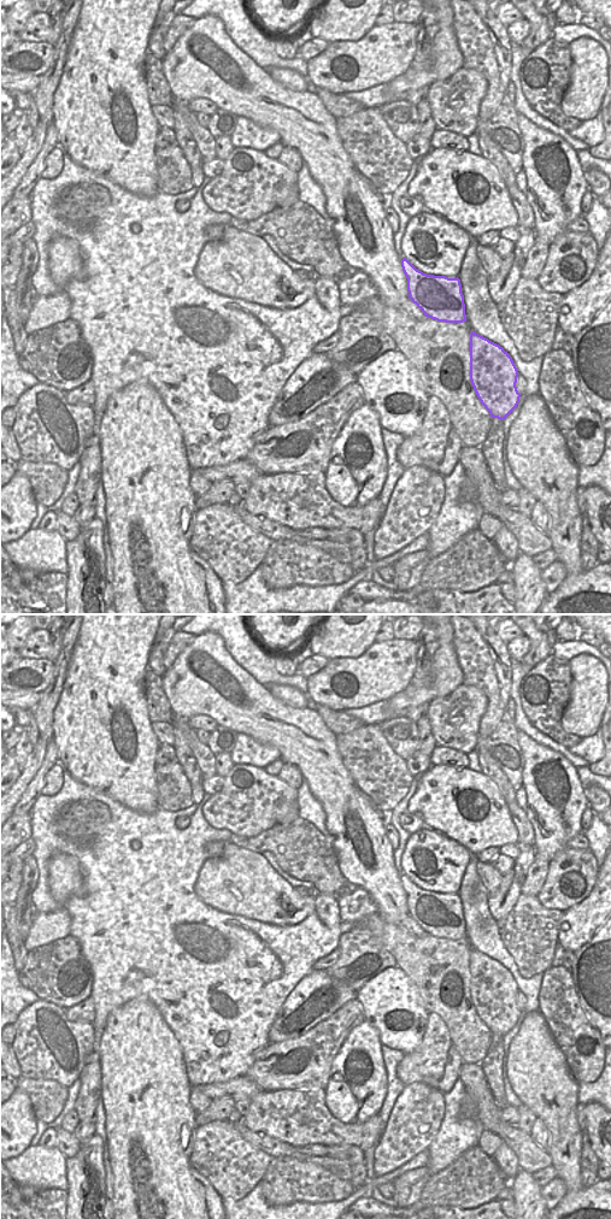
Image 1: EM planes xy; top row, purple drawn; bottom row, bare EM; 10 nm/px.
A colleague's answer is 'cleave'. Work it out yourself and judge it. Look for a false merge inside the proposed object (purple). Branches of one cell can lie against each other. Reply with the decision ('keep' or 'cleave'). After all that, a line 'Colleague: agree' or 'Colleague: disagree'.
keep
Colleague: disagree

